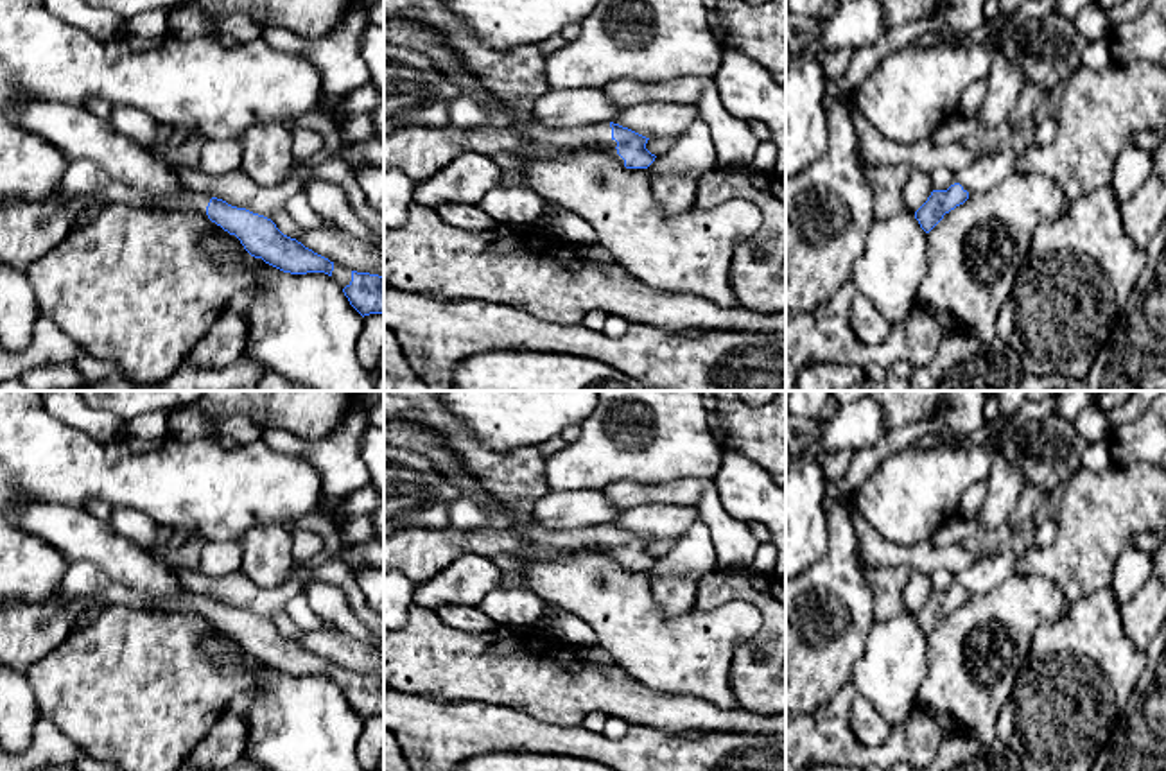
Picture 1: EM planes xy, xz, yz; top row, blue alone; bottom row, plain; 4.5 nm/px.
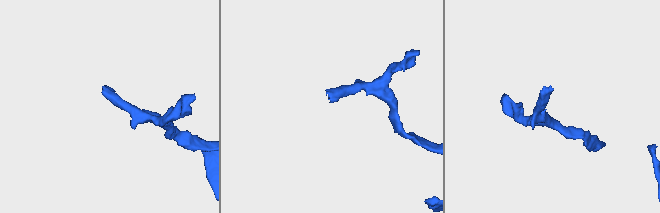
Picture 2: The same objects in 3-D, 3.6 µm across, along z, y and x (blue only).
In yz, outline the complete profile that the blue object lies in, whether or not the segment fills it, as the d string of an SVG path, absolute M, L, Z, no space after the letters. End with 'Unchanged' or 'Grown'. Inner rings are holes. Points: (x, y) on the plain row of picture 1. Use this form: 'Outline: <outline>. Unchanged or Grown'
Outline: M954 585L947 592L933 592L927 602L915 613L915 620L920 629L929 635L945 615L963 606L969 601L969 593Z. Unchanged

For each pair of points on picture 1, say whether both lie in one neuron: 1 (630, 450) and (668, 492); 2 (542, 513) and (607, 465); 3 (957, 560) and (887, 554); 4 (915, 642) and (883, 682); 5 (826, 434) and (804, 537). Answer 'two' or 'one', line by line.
1: two
2: two
3: one
4: one
5: one

